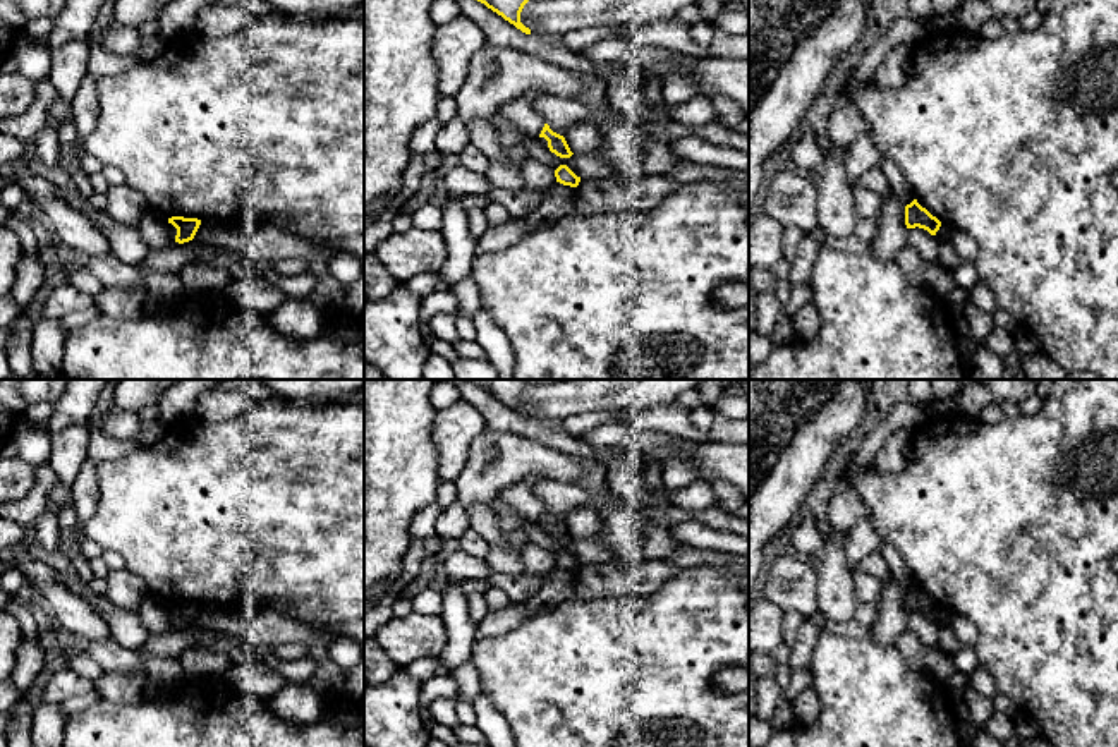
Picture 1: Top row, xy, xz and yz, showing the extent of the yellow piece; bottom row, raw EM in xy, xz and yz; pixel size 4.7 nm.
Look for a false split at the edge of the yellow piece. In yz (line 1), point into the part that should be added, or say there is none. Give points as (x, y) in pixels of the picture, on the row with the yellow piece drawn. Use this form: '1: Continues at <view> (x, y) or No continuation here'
1: No continuation here

